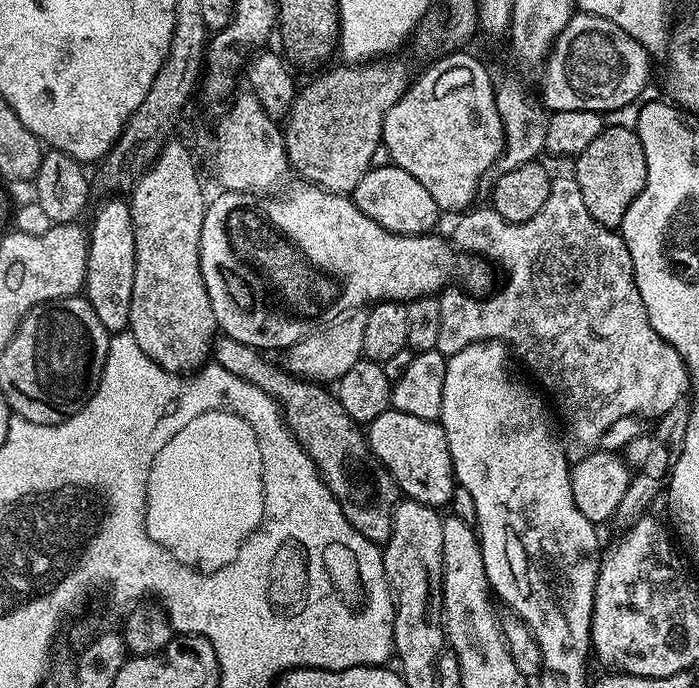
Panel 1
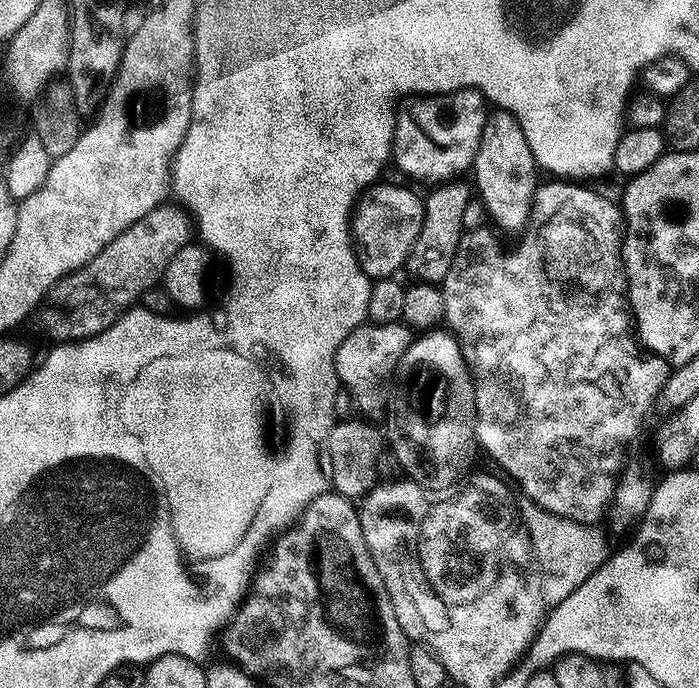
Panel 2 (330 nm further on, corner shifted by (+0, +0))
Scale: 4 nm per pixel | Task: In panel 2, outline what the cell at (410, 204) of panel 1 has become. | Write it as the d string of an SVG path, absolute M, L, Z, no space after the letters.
M377 182L364 193L356 202L352 214L352 239L356 250L356 261L362 266L366 275L373 281L387 280L397 275L396 271L403 269L408 262L408 255L418 238L418 230L422 230L422 218L424 217L424 201L421 193L411 192L400 184L384 184Z

